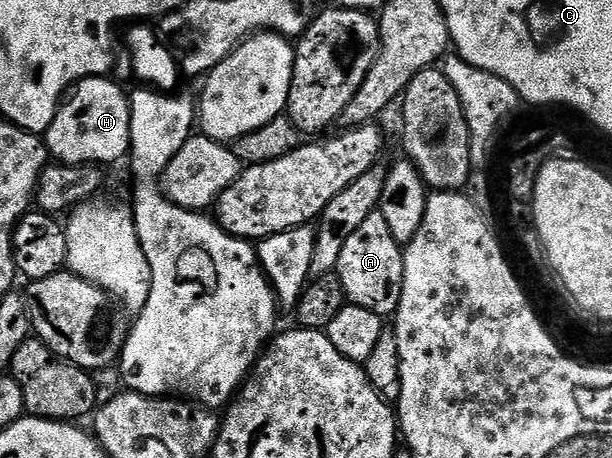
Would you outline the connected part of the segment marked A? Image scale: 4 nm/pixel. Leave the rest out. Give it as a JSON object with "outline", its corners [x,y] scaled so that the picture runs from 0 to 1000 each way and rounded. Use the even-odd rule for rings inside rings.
{"outline":[[[621,461],[606,463],[565,520],[565,537],[559,537],[559,555],[552,563],[547,603],[560,620],[562,642],[570,664],[583,664],[606,681],[613,672],[634,672],[645,683],[657,651],[657,616],[660,614],[660,541],[637,511],[637,491],[624,476]]]}

